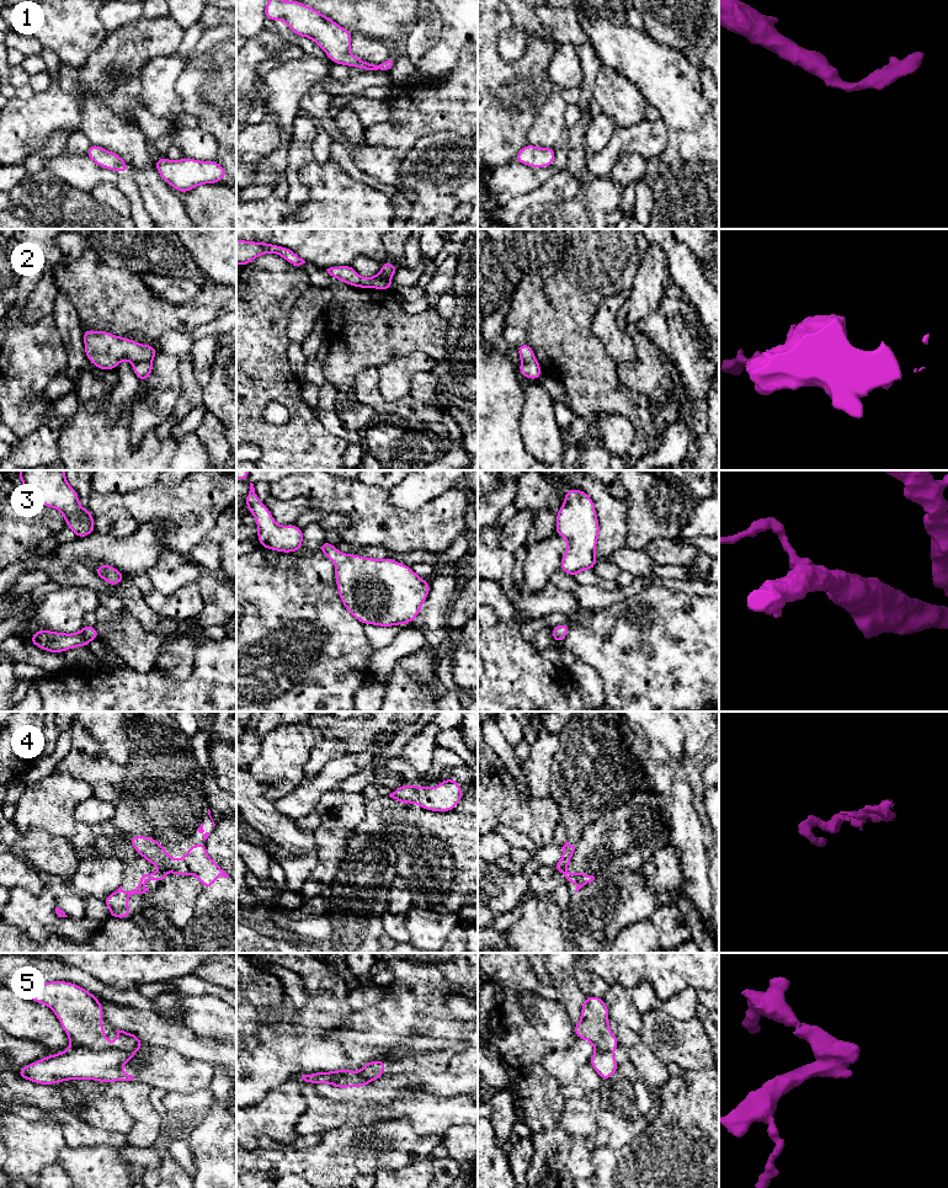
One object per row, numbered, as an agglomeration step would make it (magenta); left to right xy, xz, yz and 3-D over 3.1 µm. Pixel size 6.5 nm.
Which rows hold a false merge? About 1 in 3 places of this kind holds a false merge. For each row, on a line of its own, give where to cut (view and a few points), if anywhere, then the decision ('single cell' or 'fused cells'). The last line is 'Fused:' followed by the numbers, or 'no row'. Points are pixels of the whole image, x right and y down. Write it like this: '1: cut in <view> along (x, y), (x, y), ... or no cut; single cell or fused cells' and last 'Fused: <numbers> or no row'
1: no cut; single cell
2: no cut; single cell
3: no cut; single cell
4: cut in xy along (159, 866), (164, 869); fused cells
5: cut in xy along (70, 1045), (88, 1049), (118, 1049), (129, 1054); fused cells
Fused: 4, 5

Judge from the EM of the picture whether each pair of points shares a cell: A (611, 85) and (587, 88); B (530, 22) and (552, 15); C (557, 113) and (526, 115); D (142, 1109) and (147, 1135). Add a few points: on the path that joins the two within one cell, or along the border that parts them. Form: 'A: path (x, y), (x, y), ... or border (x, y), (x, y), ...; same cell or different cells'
A: border (602, 65), (595, 79), (589, 107); different cells
B: border (534, 12), (534, 16), (552, 33), (555, 41); different cells
C: border (550, 89), (550, 94), (527, 134), (526, 142); different cells
D: path (142, 1115), (144, 1129); same cell

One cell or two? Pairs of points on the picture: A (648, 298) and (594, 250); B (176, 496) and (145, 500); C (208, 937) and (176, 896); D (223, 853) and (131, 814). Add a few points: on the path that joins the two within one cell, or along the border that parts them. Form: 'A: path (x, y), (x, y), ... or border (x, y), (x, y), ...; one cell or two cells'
A: border (637, 268), (637, 275), (629, 289); two cells
B: path (169, 500), (153, 500); one cell
C: border (204, 889), (197, 900), (193, 914), (181, 930); two cells
D: border (211, 818), (214, 829), (204, 848), (223, 869); two cells

